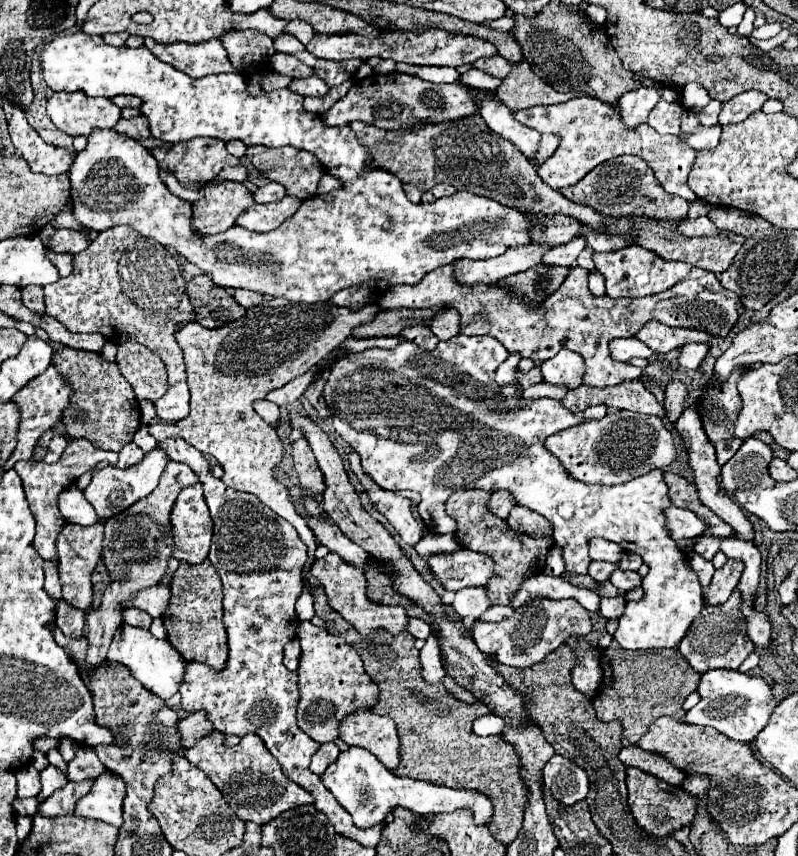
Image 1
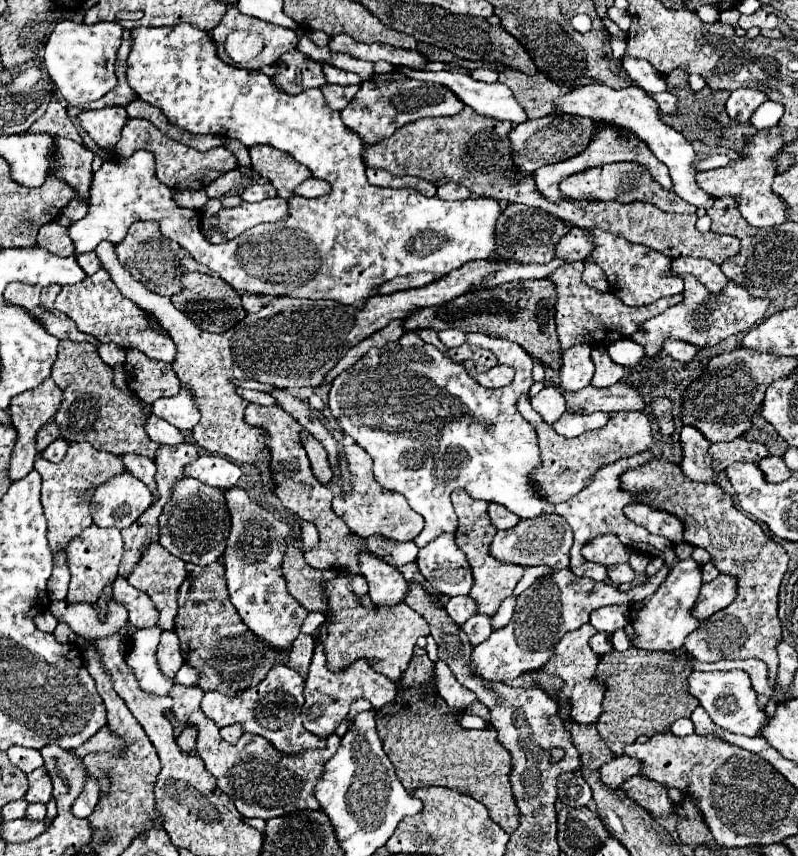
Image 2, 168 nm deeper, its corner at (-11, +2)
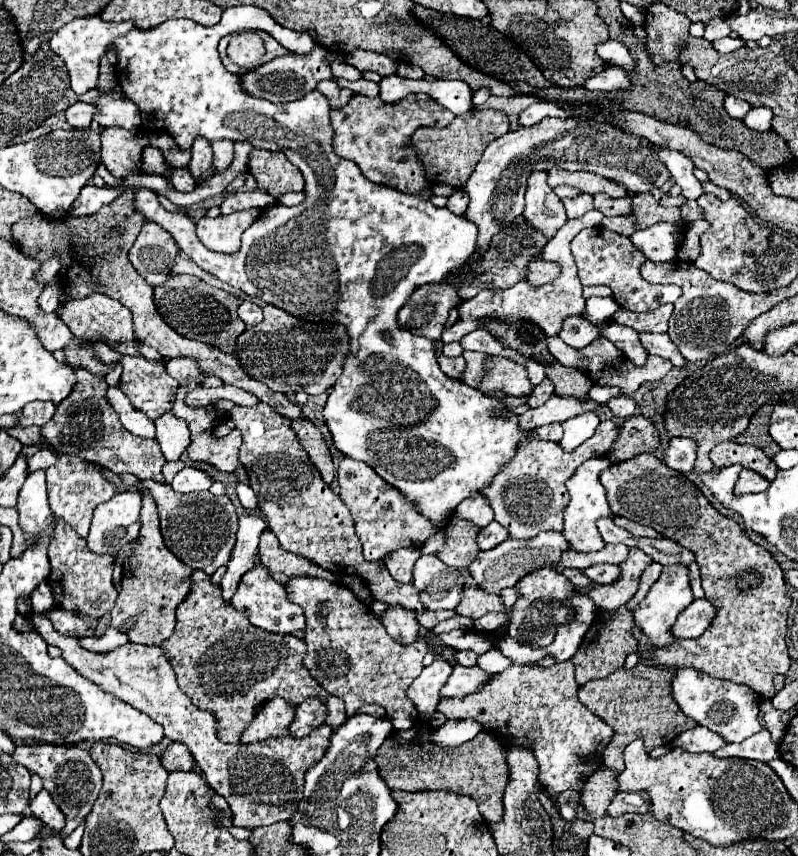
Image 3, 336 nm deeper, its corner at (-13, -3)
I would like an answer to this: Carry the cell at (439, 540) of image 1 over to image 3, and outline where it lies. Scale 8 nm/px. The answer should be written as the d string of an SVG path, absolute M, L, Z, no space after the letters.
M415 548L391 552L391 556L387 556L385 562L387 562L387 570L393 576L393 580L409 584L411 582L411 574L413 574L413 564L417 562L419 556L421 556L421 552L415 550Z

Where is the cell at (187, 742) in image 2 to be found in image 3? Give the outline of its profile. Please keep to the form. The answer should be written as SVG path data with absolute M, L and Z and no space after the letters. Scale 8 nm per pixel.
M171 742L161 754L161 764L167 772L177 772L177 770L187 772L193 768L193 756L185 744Z

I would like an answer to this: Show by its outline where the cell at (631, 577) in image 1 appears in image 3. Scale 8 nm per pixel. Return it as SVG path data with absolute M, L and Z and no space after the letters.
M597 564L597 566L585 568L583 574L587 578L591 578L591 582L595 582L595 584L611 584L611 582L615 582L619 578L621 570L615 564Z

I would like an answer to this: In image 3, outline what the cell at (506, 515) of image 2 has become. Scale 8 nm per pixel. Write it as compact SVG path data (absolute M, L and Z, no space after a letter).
M495 520L477 534L477 546L479 546L479 550L495 548L495 546L501 544L503 540L507 540L507 528L503 528L503 526L501 526L499 522L495 522Z

